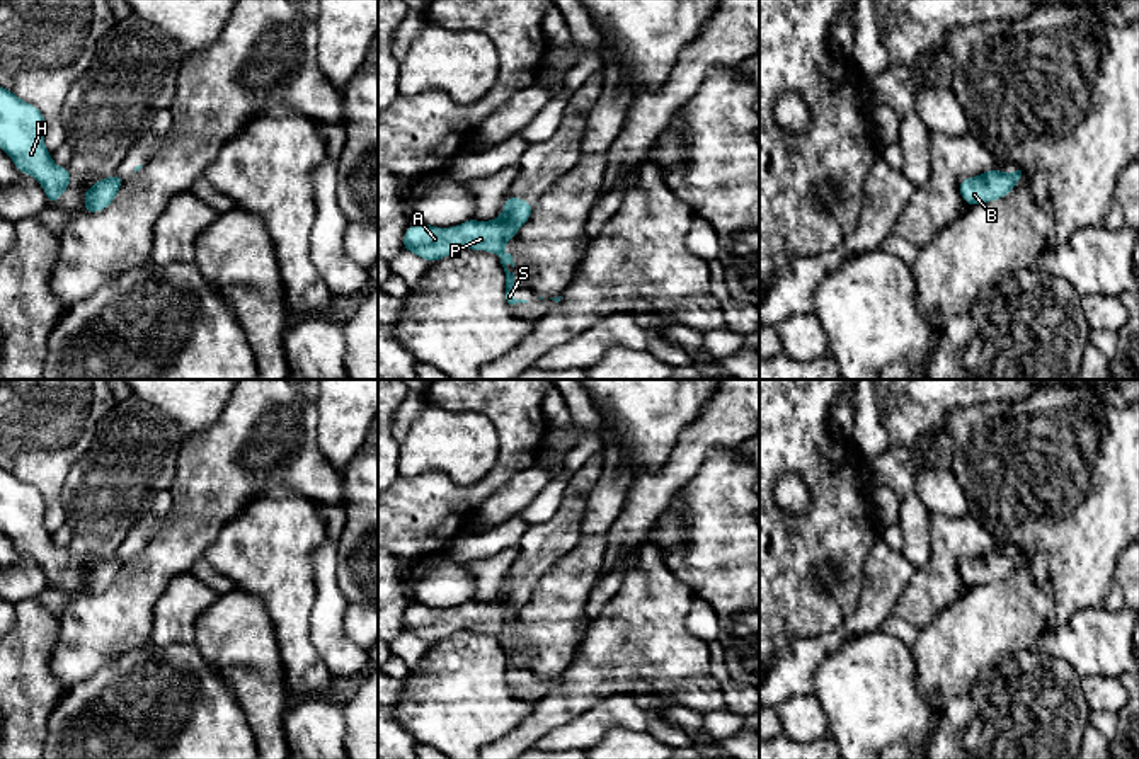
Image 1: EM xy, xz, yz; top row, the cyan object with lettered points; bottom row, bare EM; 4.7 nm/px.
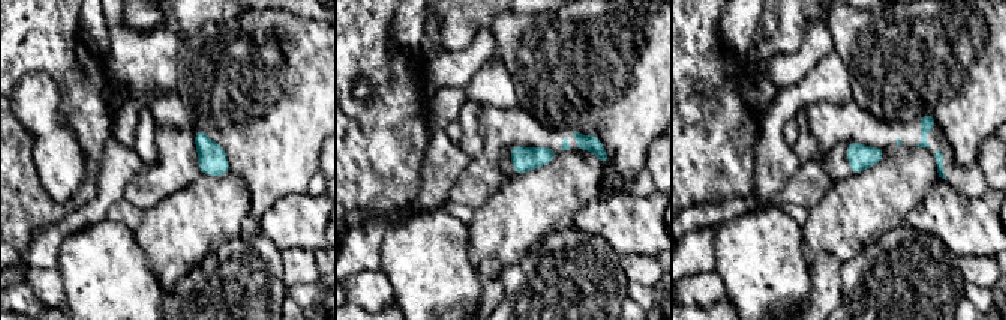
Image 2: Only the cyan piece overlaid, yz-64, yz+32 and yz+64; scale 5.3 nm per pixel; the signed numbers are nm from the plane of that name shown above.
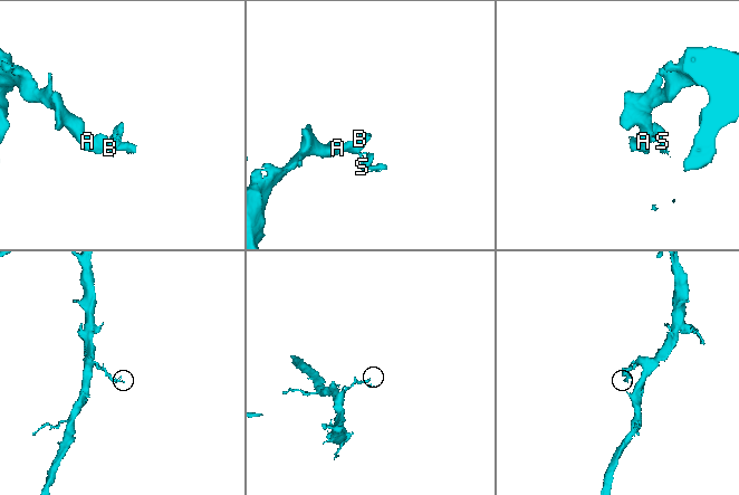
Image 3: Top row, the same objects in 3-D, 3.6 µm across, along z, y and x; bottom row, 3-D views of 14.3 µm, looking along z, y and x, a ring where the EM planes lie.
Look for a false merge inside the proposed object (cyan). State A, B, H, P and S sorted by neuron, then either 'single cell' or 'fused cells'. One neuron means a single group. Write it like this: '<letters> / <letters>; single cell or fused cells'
A B H P / S; fused cells

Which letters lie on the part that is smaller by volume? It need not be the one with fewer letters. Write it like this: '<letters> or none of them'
S

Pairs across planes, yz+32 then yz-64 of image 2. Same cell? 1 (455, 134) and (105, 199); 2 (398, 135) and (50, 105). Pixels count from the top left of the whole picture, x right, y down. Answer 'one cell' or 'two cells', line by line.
1: one cell
2: two cells

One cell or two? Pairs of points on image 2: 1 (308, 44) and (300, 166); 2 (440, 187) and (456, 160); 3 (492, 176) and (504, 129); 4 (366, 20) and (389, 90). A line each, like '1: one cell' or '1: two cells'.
1: one cell
2: one cell
3: one cell
4: one cell

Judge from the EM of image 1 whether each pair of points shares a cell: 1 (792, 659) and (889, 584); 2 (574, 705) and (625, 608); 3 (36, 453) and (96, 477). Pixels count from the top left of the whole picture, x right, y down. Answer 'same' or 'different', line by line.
1: same
2: same
3: different

